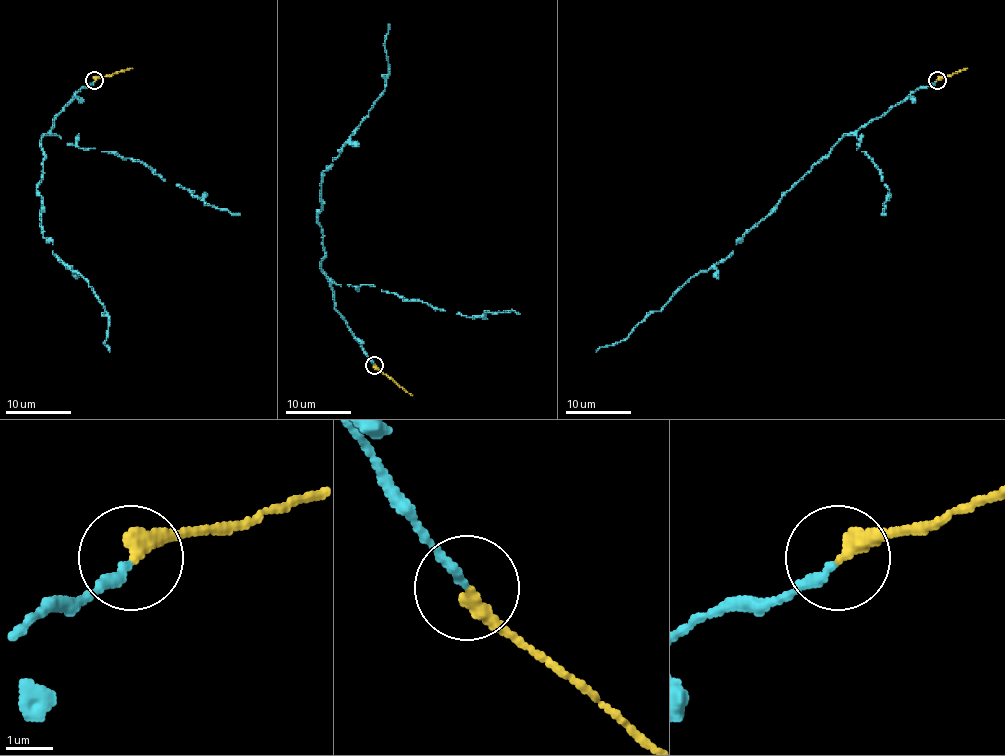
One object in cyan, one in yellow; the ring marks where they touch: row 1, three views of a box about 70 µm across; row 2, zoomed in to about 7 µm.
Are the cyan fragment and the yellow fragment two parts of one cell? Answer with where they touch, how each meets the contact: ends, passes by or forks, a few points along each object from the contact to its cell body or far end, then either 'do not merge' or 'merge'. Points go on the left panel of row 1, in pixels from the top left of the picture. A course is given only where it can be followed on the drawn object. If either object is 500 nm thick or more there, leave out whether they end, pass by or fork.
(94, 80) | cyan ends | yellow ends | cyan via (95, 81), (41, 137), (36, 192), (41, 233), (52, 252), (105, 309), (109, 352) | yellow via (95, 80), (132, 68) | do not merge

